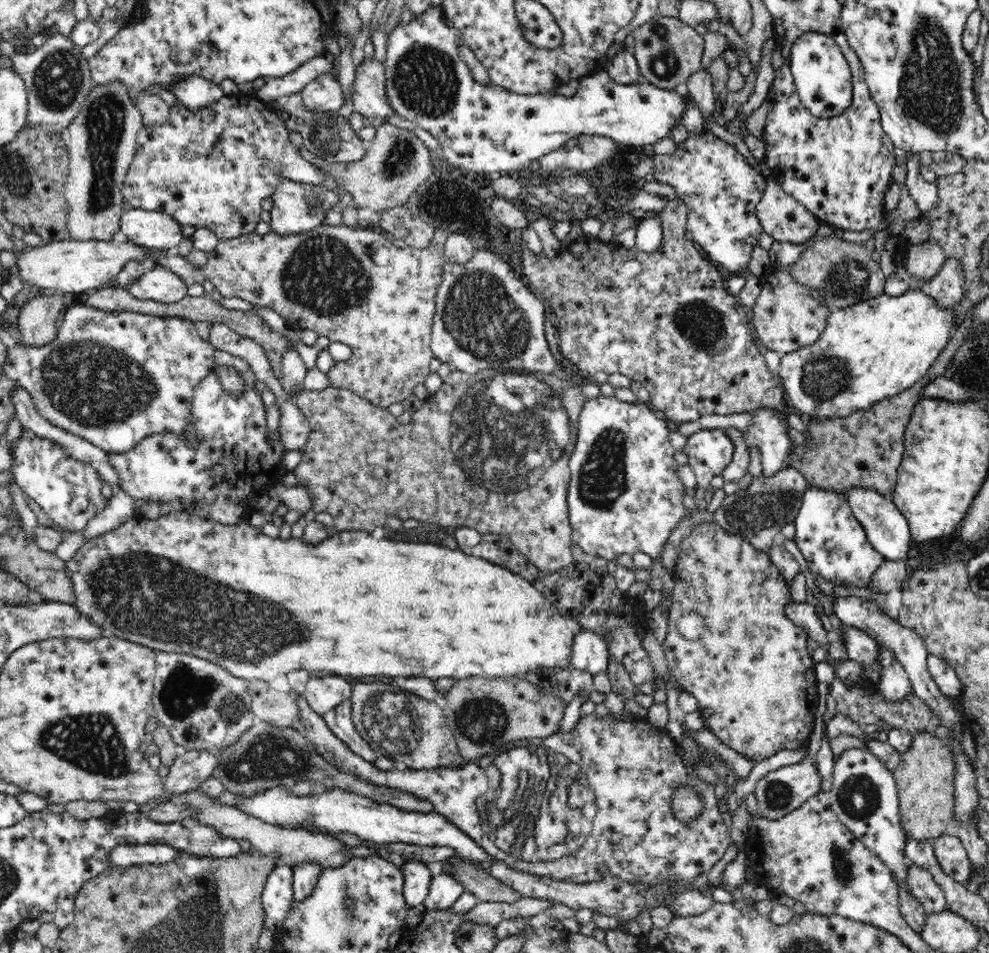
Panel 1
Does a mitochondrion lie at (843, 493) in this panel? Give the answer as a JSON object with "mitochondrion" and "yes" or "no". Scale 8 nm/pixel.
{"mitochondrion":"no"}

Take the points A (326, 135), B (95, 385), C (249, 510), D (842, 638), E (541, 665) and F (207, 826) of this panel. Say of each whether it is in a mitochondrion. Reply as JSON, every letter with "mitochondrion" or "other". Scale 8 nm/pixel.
{"A":"mitochondrion","B":"mitochondrion","C":"other","D":"other","E":"other","F":"other"}

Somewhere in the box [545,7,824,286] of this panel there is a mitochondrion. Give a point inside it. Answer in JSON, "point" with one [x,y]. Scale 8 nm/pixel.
{"point":[663,63]}

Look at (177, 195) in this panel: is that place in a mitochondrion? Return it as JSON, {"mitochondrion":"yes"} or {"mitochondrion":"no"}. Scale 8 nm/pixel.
{"mitochondrion":"no"}

